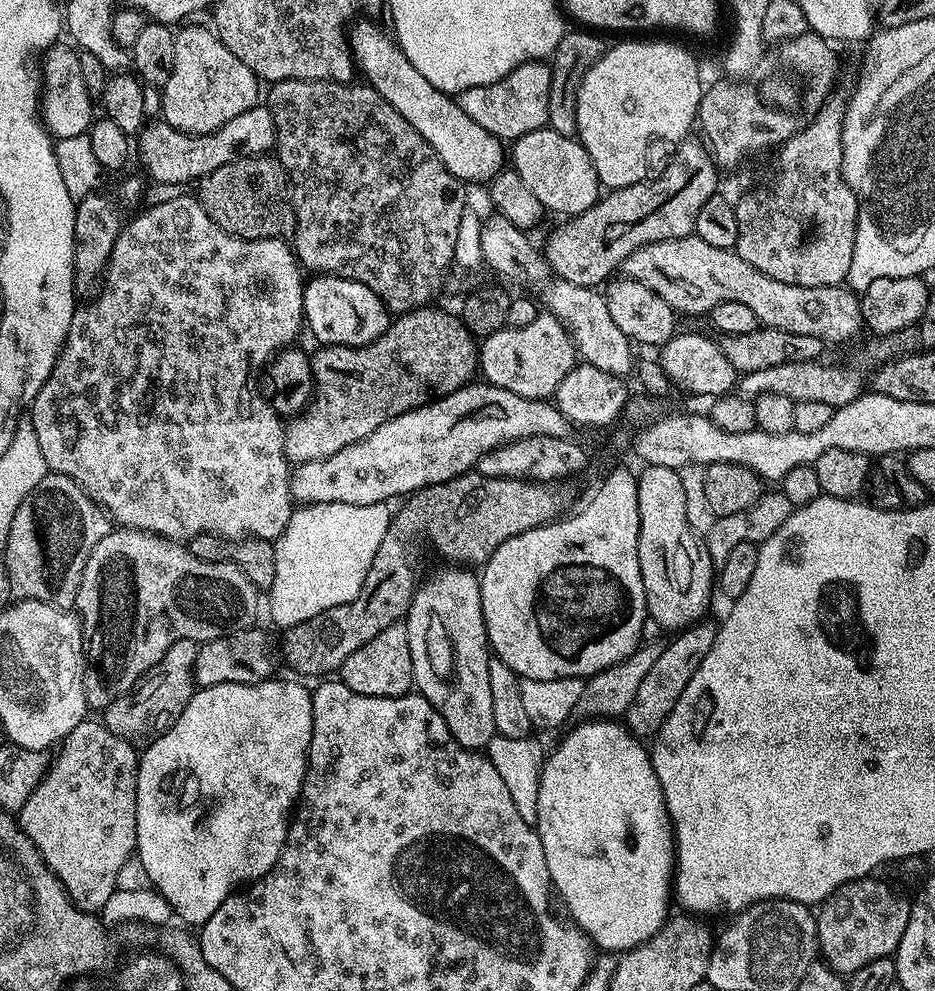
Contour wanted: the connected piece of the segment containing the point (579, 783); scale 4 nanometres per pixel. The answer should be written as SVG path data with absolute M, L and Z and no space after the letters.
M594 718L582 722L574 732L570 733L556 749L547 753L544 768L540 772L538 786L538 818L534 825L542 842L542 854L546 854L546 870L550 870L552 887L564 899L568 912L572 915L571 923L580 928L597 949L609 954L623 954L644 944L660 933L669 919L668 900L674 896L674 857L676 854L676 837L672 835L672 820L668 817L664 795L658 782L658 774L654 774L652 757L649 749L644 748L639 739L628 731L623 723L612 718Z

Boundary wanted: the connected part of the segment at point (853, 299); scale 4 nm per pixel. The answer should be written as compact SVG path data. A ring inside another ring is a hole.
M695 234L677 240L654 242L634 250L625 258L622 272L627 279L637 280L650 286L650 290L657 292L673 310L680 314L683 312L689 312L692 316L698 315L699 312L708 314L714 306L718 306L718 302L742 302L742 306L750 306L750 310L754 310L754 314L765 328L786 330L790 334L806 334L829 345L840 344L843 340L850 339L862 328L860 301L855 291L834 284L807 288L778 282L762 274L762 270L754 270L754 266L750 266L750 262L742 259L733 249L710 246L710 242L702 242L702 238Z

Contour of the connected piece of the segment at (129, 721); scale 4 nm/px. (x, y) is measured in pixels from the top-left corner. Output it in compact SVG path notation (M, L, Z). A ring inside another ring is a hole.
M176 640L162 654L158 663L144 675L144 679L132 691L124 696L119 696L110 706L103 709L102 723L118 734L133 746L147 746L153 744L159 736L166 734L170 726L186 710L194 691L192 671L198 644L194 640Z

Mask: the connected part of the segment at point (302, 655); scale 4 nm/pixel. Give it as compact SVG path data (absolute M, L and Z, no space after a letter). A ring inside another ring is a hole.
M395 534L385 536L362 582L362 590L358 590L353 600L330 610L322 610L322 614L314 618L283 629L284 637L278 640L278 652L283 663L285 660L300 678L324 678L329 674L339 673L342 662L346 662L346 658L350 658L350 654L354 654L358 646L366 646L366 642L370 642L374 634L386 630L386 626L401 623L407 617L417 587L416 568L408 557L407 542Z

